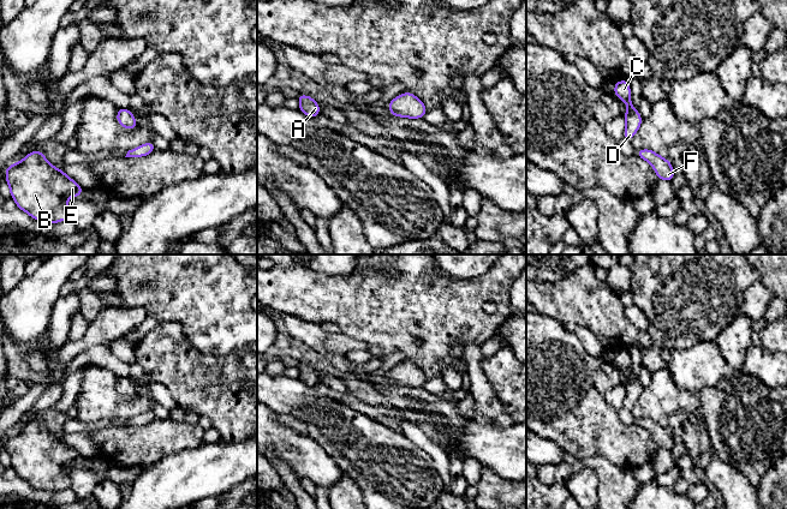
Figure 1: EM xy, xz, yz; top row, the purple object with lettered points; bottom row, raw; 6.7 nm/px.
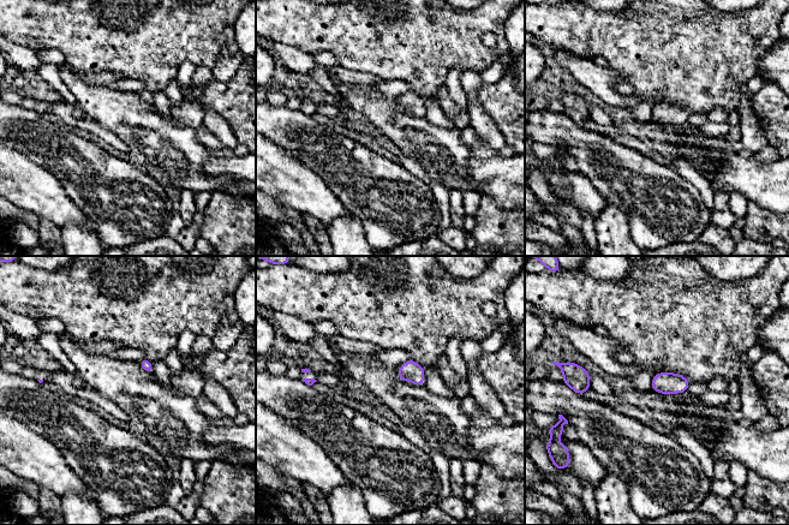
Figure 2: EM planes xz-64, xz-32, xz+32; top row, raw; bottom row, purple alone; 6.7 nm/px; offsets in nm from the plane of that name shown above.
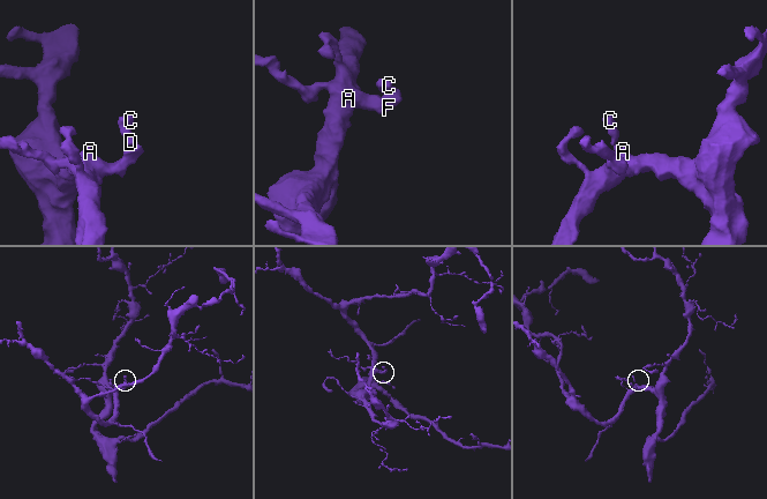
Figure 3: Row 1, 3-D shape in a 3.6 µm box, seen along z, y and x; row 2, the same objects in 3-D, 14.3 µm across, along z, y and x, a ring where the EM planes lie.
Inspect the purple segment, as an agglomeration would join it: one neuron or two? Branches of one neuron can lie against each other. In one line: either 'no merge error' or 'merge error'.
no merge error

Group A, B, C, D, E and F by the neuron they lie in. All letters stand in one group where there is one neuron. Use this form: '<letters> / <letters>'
A B C D E F

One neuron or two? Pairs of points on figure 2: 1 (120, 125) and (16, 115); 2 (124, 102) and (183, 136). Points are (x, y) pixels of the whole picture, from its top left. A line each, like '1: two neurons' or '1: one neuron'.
1: two neurons
2: one neuron

